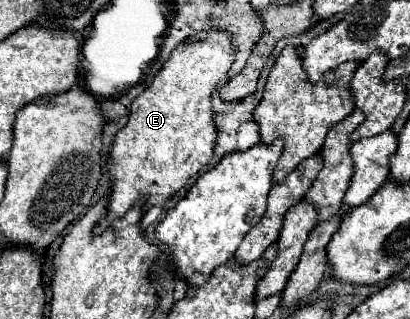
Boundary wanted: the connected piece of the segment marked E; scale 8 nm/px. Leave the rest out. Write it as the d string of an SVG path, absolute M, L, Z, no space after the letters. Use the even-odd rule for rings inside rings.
M210 29L206 31L206 37L202 39L186 39L182 41L168 57L164 67L156 73L154 81L142 91L130 107L130 117L128 123L116 133L110 157L108 157L108 171L112 179L112 195L108 203L108 215L104 221L114 221L116 217L122 217L130 205L136 201L144 199L146 205L144 209L150 209L172 195L178 193L186 185L186 181L194 175L200 173L202 167L206 167L212 159L216 139L218 139L218 129L214 123L212 115L212 93L216 91L218 83L226 77L230 71L232 63L236 59L236 51L232 45L232 39L226 31Z

